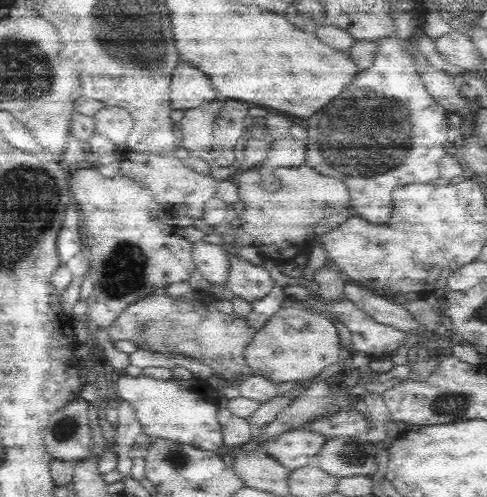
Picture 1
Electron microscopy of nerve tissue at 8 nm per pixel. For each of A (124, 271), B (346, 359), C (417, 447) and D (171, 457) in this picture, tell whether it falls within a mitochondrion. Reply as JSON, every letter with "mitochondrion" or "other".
{"A":"mitochondrion","B":"other","C":"other","D":"mitochondrion"}

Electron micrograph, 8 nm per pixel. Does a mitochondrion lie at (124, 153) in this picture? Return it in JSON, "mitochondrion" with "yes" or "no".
{"mitochondrion":"no"}

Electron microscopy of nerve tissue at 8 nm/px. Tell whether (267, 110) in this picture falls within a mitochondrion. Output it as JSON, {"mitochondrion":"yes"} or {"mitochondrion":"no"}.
{"mitochondrion":"no"}

